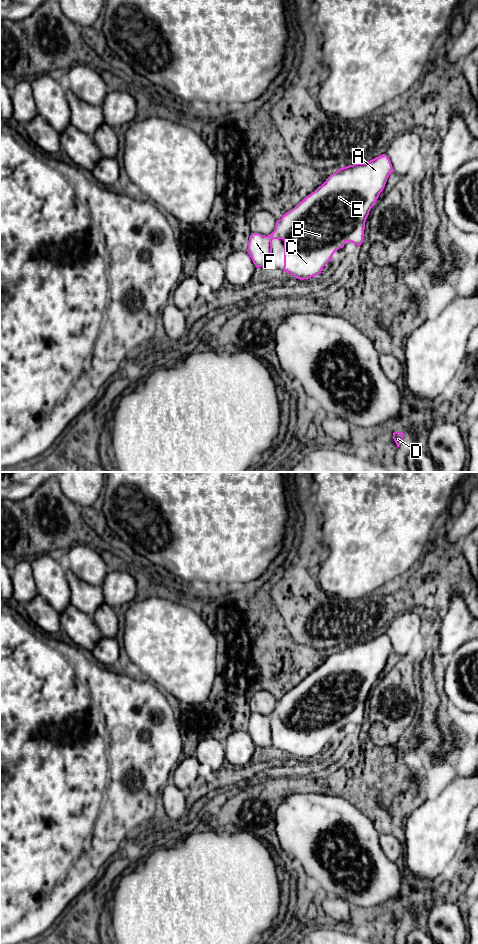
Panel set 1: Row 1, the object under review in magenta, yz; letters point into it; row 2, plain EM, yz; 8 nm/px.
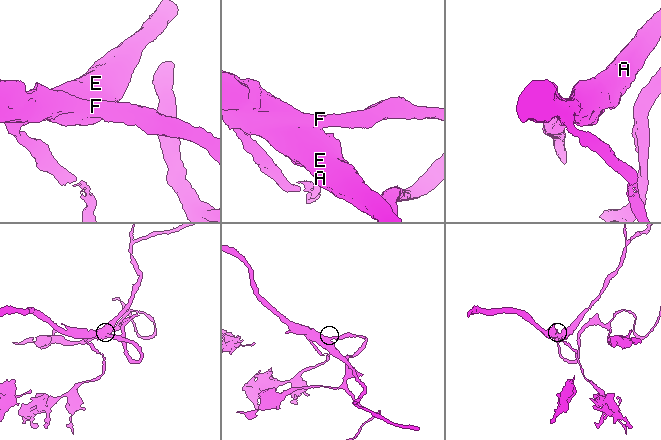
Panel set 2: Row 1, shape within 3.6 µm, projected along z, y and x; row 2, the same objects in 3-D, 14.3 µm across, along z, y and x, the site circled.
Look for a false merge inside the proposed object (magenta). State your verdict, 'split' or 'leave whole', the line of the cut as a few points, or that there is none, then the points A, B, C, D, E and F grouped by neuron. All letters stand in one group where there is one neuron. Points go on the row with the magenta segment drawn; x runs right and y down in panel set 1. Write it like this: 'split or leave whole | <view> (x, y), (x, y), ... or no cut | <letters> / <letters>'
leave whole | no cut | A B C D E F

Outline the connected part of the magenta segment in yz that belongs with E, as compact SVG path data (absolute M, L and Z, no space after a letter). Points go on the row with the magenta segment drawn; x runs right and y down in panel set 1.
M382 154L365 163L342 167L331 174L314 192L277 220L270 235L251 233L247 252L255 266L269 267L273 261L272 240L283 239L284 271L298 279L308 279L321 273L335 251L343 248L347 241L362 244L366 219L391 172L391 161Z

